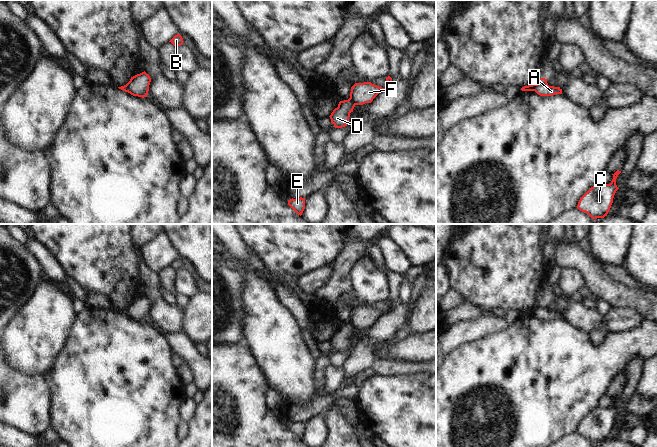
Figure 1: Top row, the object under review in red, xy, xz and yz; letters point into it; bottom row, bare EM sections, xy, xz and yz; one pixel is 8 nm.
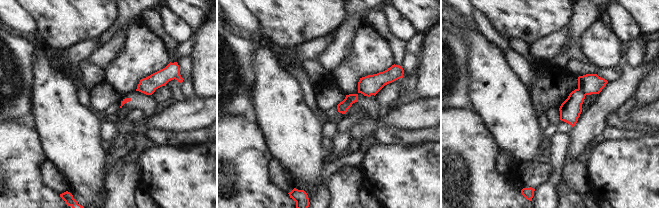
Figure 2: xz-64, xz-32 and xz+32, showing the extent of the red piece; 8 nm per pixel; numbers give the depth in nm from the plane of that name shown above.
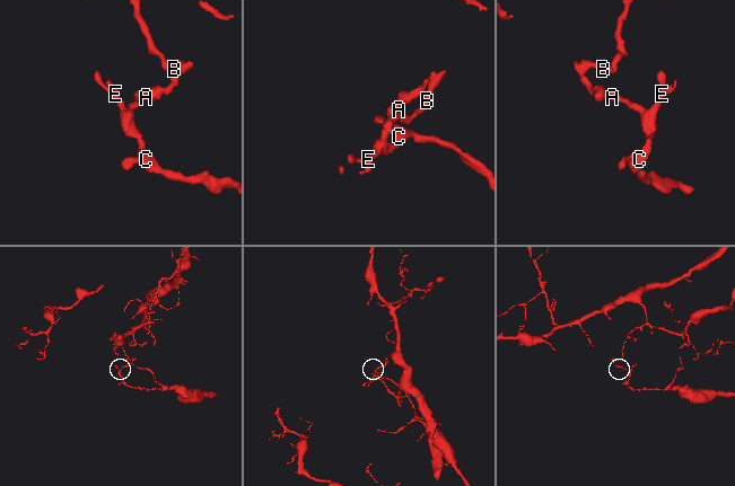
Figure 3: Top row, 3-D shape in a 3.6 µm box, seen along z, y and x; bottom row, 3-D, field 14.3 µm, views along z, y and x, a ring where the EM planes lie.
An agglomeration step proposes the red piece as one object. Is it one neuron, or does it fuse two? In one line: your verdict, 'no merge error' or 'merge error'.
merge error

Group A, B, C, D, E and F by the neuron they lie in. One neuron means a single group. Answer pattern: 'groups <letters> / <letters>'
groups A C D E / B F

